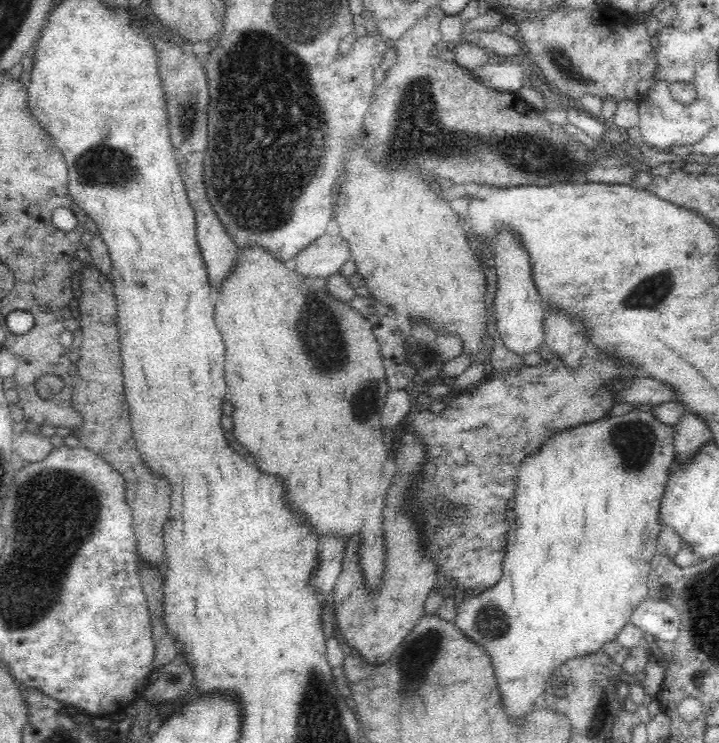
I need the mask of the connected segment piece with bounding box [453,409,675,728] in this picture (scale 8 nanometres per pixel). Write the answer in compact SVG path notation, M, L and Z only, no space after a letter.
M633 409L627 414L614 418L599 418L594 422L578 425L573 429L560 431L552 435L538 454L532 454L522 461L522 468L519 470L517 487L514 492L515 505L514 512L516 520L514 524L509 525L507 534L507 549L503 560L503 576L491 586L485 589L482 594L474 596L469 593L463 596L457 602L456 616L454 616L454 626L462 631L462 634L468 636L472 642L482 646L486 654L492 658L492 668L498 680L500 694L504 696L502 702L506 706L506 714L518 726L524 726L524 716L536 704L544 700L545 684L549 676L562 664L576 657L585 657L603 651L607 642L615 640L617 634L631 622L631 616L638 605L646 598L649 588L647 587L648 574L651 569L651 560L656 552L656 539L661 530L665 528L659 518L661 509L661 500L665 493L665 483L669 477L669 470L673 463L674 445L674 427L663 425L658 421L650 411Z

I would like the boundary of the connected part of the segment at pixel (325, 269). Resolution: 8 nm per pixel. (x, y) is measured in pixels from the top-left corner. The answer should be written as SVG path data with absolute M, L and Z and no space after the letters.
M324 233L322 238L306 246L292 264L295 266L295 272L303 278L328 280L332 274L339 273L349 259L348 243L341 238L340 234L328 236Z

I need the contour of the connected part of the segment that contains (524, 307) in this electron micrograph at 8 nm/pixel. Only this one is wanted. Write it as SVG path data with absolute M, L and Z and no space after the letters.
M501 230L496 236L494 256L498 286L493 301L493 315L496 319L497 334L506 348L517 356L540 354L539 349L545 343L545 308L532 279L530 256L523 248L518 235L514 231L506 230Z

